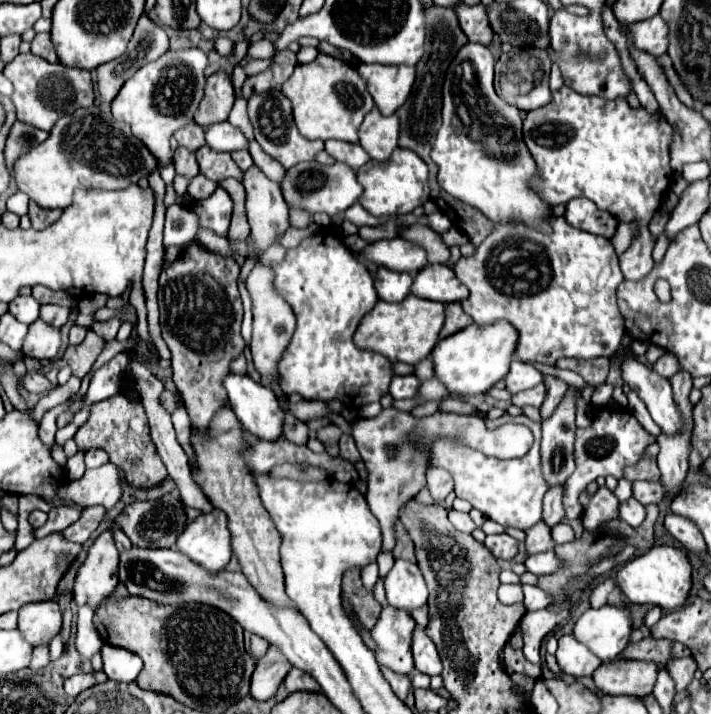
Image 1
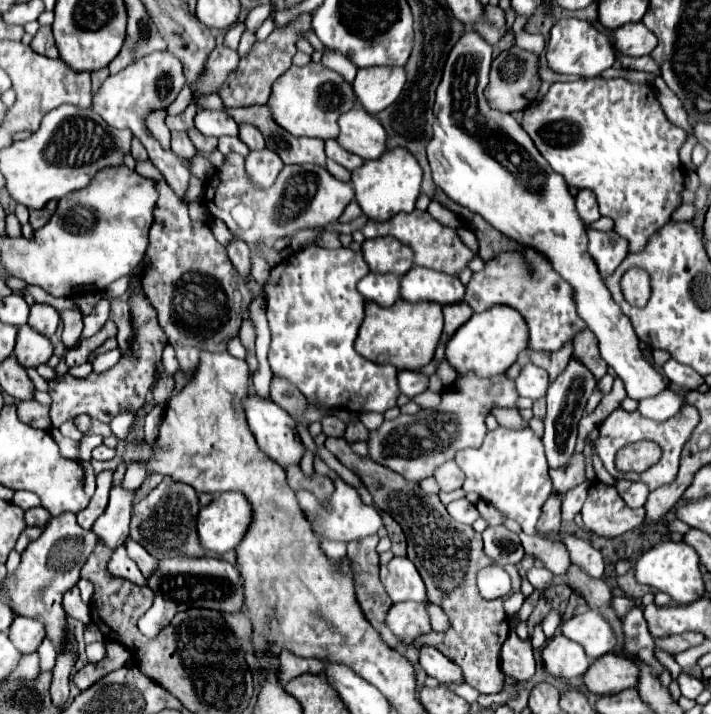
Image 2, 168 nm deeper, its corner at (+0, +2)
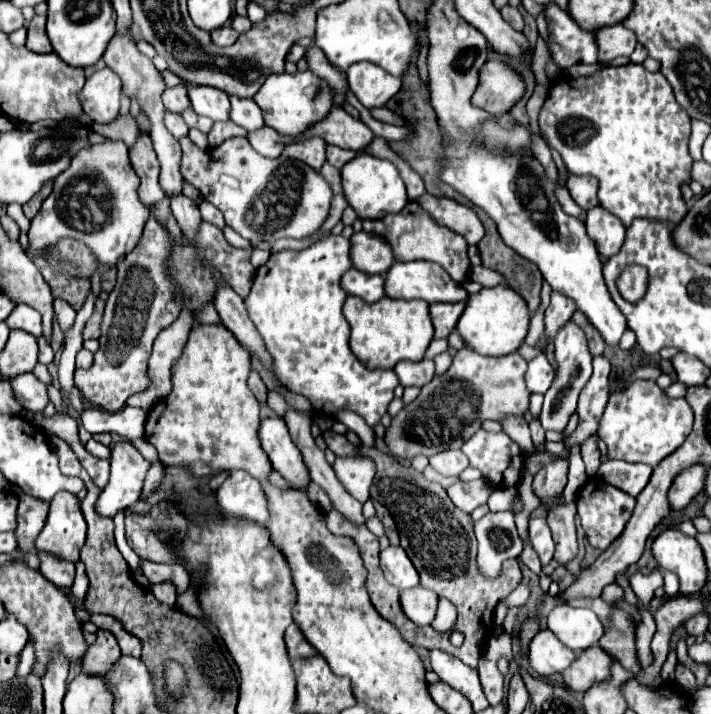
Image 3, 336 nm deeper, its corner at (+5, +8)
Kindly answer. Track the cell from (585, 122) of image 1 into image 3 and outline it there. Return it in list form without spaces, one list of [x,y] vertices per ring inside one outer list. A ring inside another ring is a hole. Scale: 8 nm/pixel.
[[[629,62],[617,68],[603,68],[591,76],[561,78],[549,88],[541,106],[539,130],[547,144],[561,154],[569,174],[589,174],[599,180],[599,204],[615,214],[625,228],[629,228],[635,218],[671,218],[671,222],[679,224],[687,214],[681,184],[689,182],[693,164],[687,150],[691,118],[677,104],[661,72],[651,74],[641,64]]]

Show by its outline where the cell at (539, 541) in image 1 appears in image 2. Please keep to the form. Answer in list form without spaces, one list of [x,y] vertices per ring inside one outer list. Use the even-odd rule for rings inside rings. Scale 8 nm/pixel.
[[[552,492],[550,498],[542,506],[542,514],[538,520],[540,532],[558,532],[560,530],[560,506],[562,506],[562,496]]]

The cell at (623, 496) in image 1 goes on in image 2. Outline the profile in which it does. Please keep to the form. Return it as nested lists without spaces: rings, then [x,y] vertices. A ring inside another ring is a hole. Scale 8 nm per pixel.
[[[590,440],[590,445],[592,447],[592,451],[593,451],[593,456],[592,456],[592,460],[593,460],[593,466],[597,475],[597,479],[609,486],[615,486],[616,484],[616,480],[614,477],[612,477],[603,467],[603,464],[601,462],[601,459],[599,458],[599,456],[596,453],[596,450],[593,446],[593,442]]]

